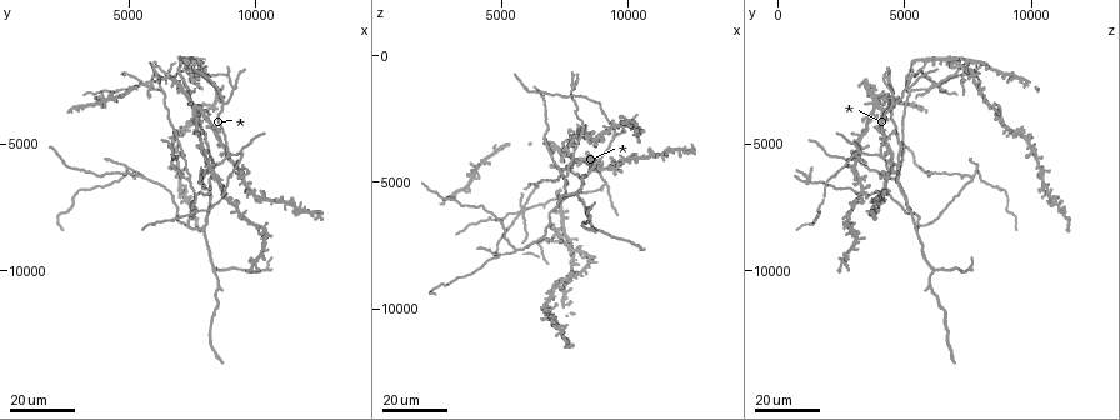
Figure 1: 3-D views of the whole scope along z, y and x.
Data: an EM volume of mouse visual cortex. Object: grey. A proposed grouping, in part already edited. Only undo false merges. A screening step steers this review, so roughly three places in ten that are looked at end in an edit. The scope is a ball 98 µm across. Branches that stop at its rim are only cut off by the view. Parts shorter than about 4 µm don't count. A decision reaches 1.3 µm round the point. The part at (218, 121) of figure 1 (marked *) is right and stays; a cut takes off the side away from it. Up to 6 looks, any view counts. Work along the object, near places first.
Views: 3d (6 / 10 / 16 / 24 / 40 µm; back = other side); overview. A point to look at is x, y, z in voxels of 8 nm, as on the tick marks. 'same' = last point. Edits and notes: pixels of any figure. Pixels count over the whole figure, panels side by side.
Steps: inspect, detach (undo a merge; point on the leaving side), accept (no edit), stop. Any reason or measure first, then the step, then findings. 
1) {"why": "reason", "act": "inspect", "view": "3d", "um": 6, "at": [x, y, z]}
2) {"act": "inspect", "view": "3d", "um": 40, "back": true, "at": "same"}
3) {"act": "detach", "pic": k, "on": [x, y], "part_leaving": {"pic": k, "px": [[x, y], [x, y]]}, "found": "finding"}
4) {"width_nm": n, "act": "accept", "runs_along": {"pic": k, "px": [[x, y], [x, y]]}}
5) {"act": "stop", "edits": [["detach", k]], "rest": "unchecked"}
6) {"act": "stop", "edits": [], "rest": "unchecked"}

{"why": "three arms meet", "act": "inspect", "view": "3d", "um": 24, "at": [6400, 2900, 5100]}

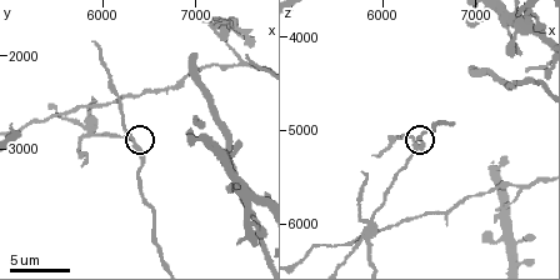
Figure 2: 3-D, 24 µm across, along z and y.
{"act": "inspect", "view": "3d", "um": 6, "at": [6350, 2950, 5150]}

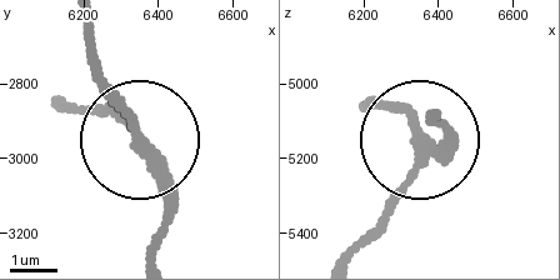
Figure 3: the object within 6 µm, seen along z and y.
{"width_nm": 240, "act": "accept", "runs_along": {"pic": 3, "px": [[434, 114], [441, 134], [430, 150], [410, 118], [370, 103]]}, "found": "one neuron here"}

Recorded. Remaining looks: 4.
{"why": "side arm on a straight run", "act": "inspect", "view": "3d", "um": 10, "at": [5800, 2850, 5950]}

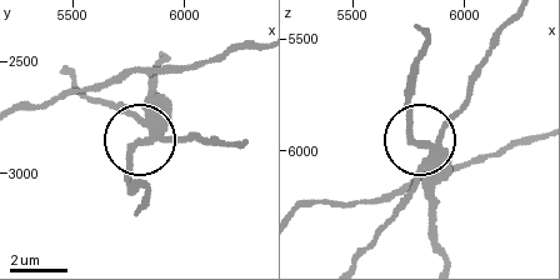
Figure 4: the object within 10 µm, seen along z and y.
{"arms": 3, "act": "detach", "pic": 4, "on": [156, 94], "part_leaving": {"pic": 4, "px": [[434, 155], [436, 254]]}, "found": "two neurons meet here"}

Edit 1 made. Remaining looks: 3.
{"why": "branch point", "act": "inspect", "view": "3d", "um": 24, "at": [7400, 6300, 4600]}

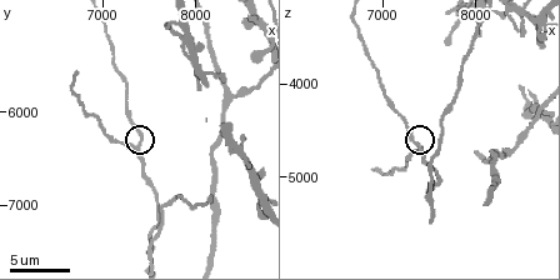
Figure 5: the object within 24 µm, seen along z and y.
{"act": "inspect", "view": "3d", "um": 6, "at": [7400, 6400, 4600]}

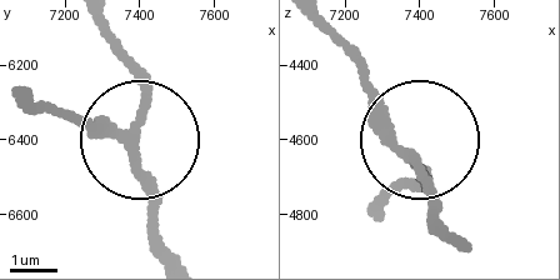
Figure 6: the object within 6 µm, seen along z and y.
{"arms": 3, "act": "accept", "runs_along": {"pic": 6, "px": [[168, 258], [136, 143], [49, 115]]}, "found": "one neuron here"}

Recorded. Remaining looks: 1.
{"act": "stop", "edits": [["detach", 4]], "rest": "unchecked"}

